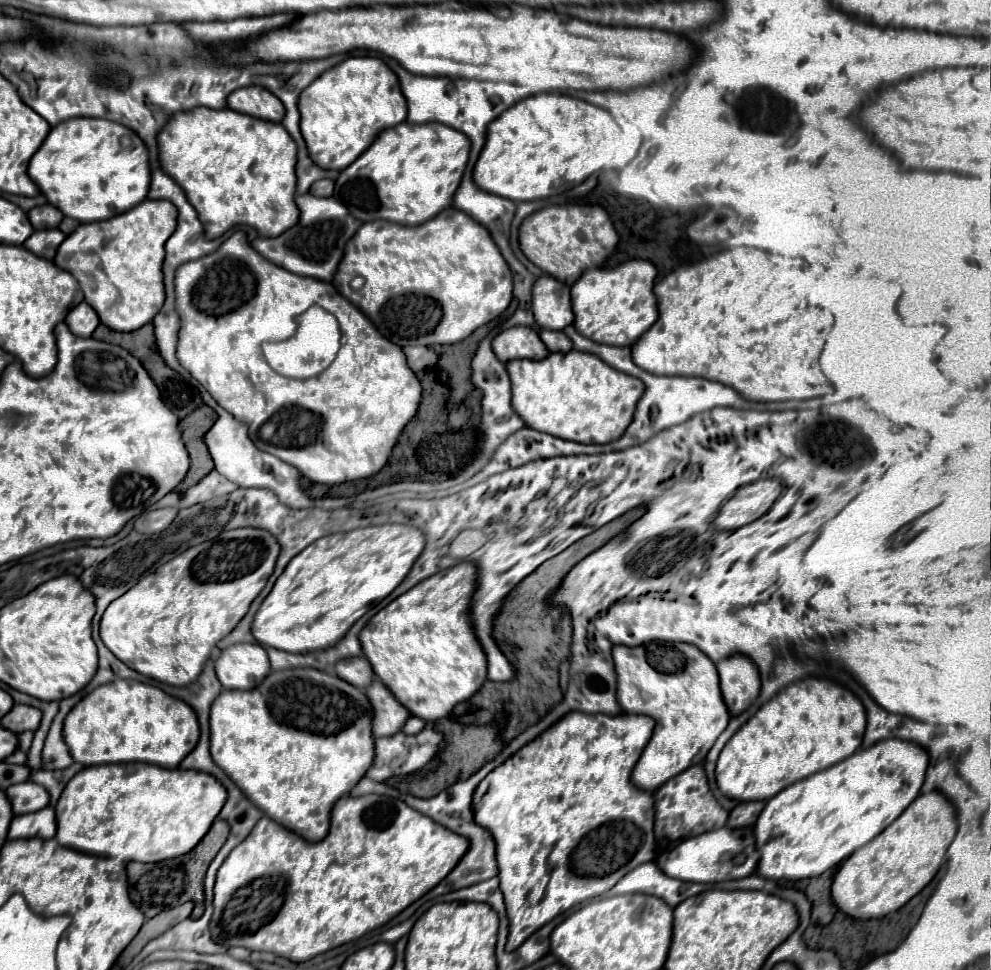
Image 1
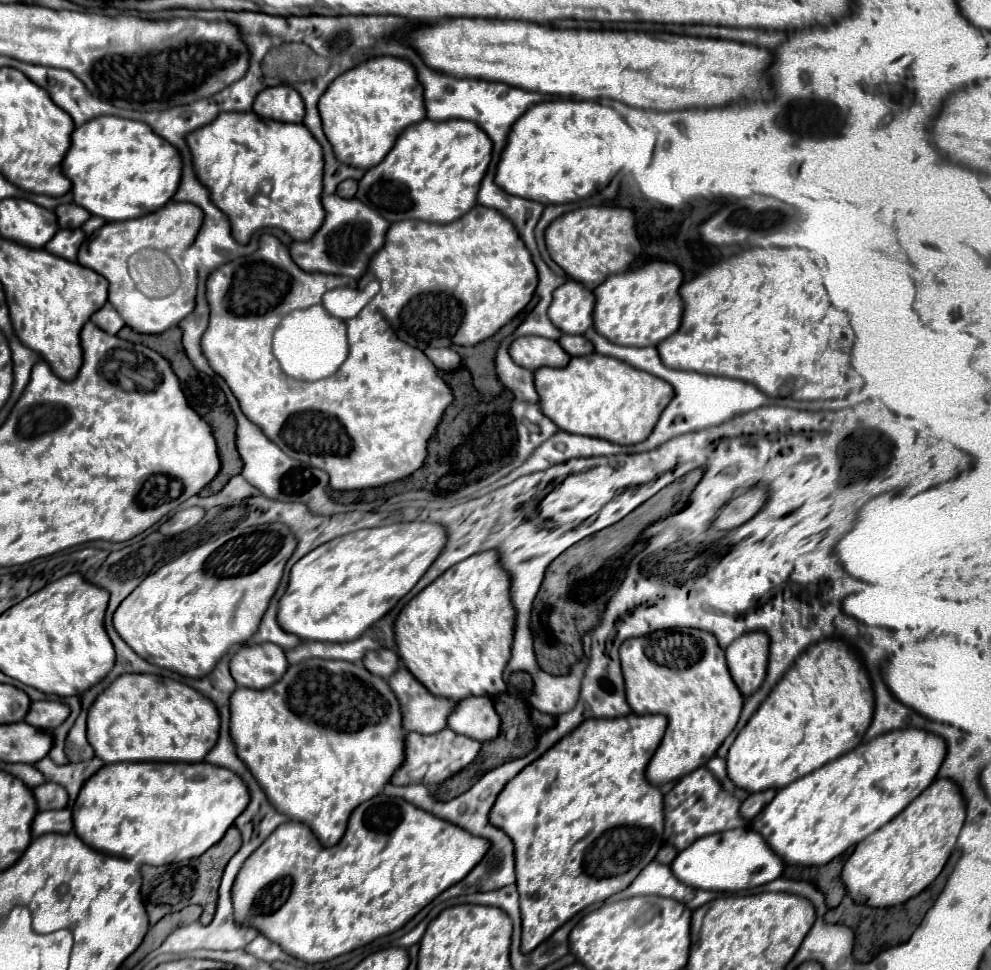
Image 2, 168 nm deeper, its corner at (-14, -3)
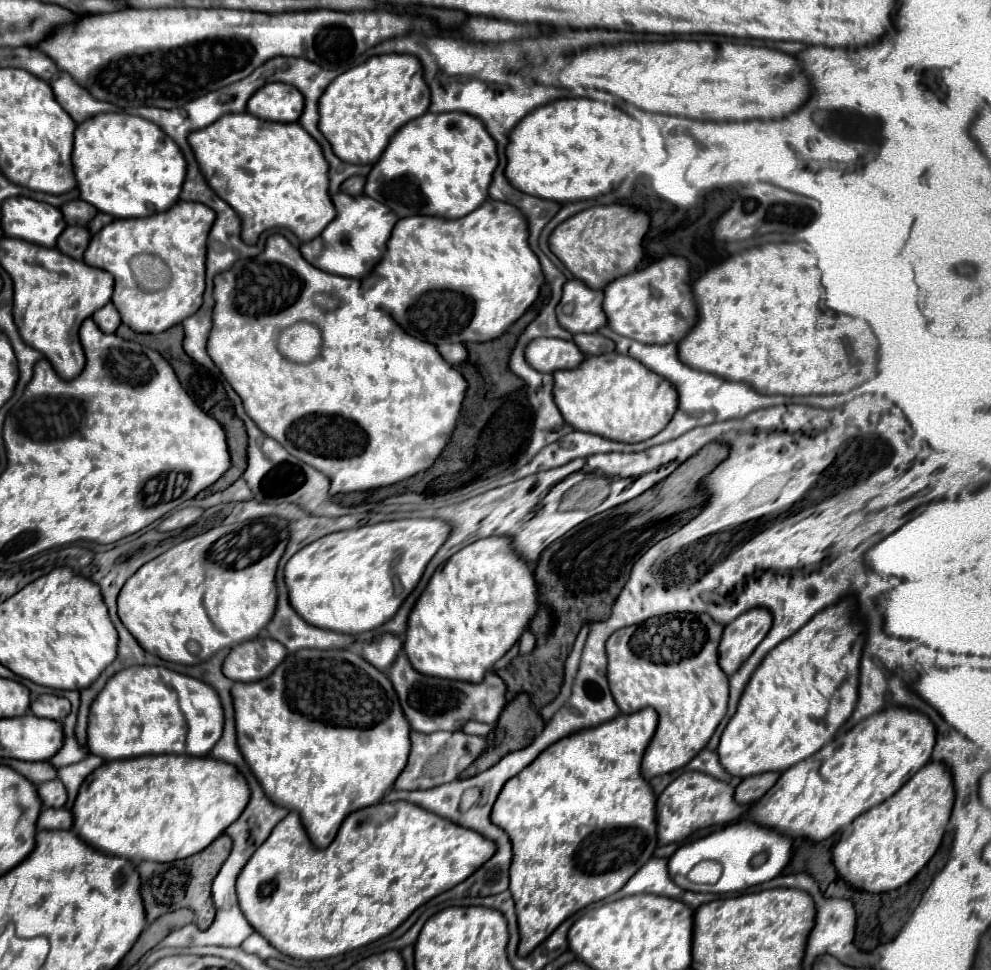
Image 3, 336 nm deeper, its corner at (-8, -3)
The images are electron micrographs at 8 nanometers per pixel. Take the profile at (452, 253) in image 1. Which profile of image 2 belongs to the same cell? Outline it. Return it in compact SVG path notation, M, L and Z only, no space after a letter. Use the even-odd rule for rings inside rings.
M476 205L468 215L446 225L424 221L392 223L384 247L372 257L368 269L382 285L376 295L376 311L384 315L402 341L418 349L430 345L476 345L492 337L530 303L538 285L536 267L514 225L498 211L482 205Z

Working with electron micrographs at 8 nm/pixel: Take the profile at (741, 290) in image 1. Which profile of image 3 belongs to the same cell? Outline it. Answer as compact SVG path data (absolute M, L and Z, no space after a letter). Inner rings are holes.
M796 237L796 243L766 243L766 245L752 247L742 253L732 255L718 267L706 271L694 283L694 295L698 299L696 303L698 303L700 319L698 319L698 325L680 341L680 359L698 371L710 371L712 375L722 375L724 379L750 383L750 387L754 387L762 395L832 395L832 393L848 393L856 385L866 383L868 379L876 377L876 373L878 373L878 367L876 367L878 365L878 339L876 339L872 327L864 319L840 315L828 307L822 311L822 319L820 319L820 307L824 305L824 287L820 283L820 277L822 277L820 269L816 267L812 255L804 249L804 243L798 241L798 237ZM818 323L822 323L822 327L826 327L826 335L830 335L830 339L824 337L822 333L818 333L818 327L820 327Z

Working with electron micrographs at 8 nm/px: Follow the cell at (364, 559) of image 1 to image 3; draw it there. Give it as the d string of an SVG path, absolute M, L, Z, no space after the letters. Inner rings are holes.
M442 519L384 521L326 535L300 549L286 563L290 603L306 623L320 629L348 635L374 631L396 615L448 535L450 523ZM400 559L406 561L406 577Z

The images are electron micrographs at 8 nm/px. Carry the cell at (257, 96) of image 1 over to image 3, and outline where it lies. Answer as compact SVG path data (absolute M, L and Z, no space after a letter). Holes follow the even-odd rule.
M268 83L260 87L248 101L248 113L264 121L292 123L298 121L304 111L302 93L286 83Z

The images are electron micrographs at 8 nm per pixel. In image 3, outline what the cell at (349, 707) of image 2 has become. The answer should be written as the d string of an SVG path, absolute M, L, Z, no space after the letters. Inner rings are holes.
M300 649L298 653L290 653L276 669L270 677L254 681L254 683L234 683L232 687L232 699L234 699L234 711L236 711L236 731L238 733L238 747L246 759L246 763L250 765L250 769L254 771L254 775L258 777L258 781L262 783L268 799L280 807L288 807L290 811L296 811L306 827L306 833L310 837L310 841L324 849L328 847L342 821L354 813L354 809L362 809L362 807L370 807L374 803L378 803L384 793L394 785L394 779L402 773L402 767L406 767L406 759L410 753L410 725L406 721L406 717L402 715L396 691L388 679L386 673L378 671L374 665L366 663L366 659L362 659L362 655L358 651L350 651L350 649Z

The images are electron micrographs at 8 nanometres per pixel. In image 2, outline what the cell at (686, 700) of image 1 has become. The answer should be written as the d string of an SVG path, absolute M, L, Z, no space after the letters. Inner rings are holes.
M668 629L668 631L654 631L646 637L626 639L620 647L620 661L622 673L626 681L626 699L634 713L660 713L668 717L666 735L656 749L656 755L650 759L646 767L646 779L660 787L664 783L676 781L698 767L706 765L724 743L724 739L734 731L744 697L740 695L738 687L734 685L730 671L726 667L724 651L720 649L714 635L698 629Z

